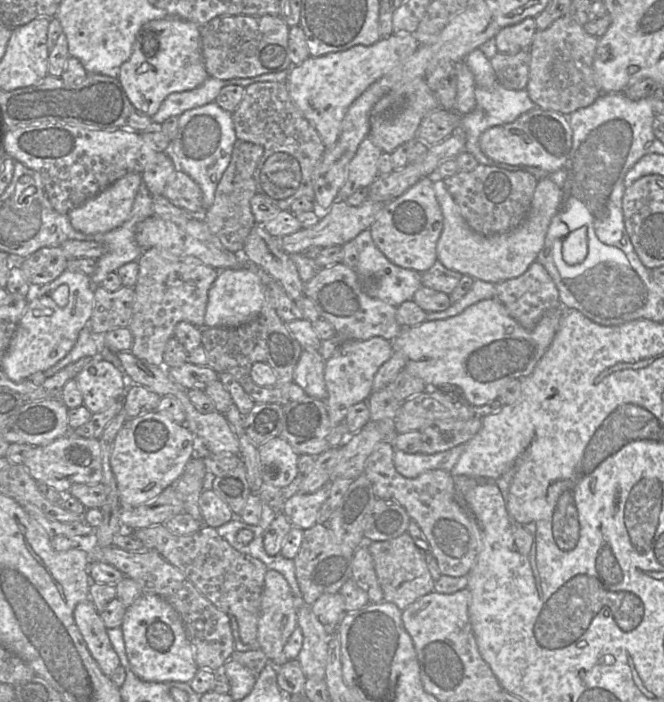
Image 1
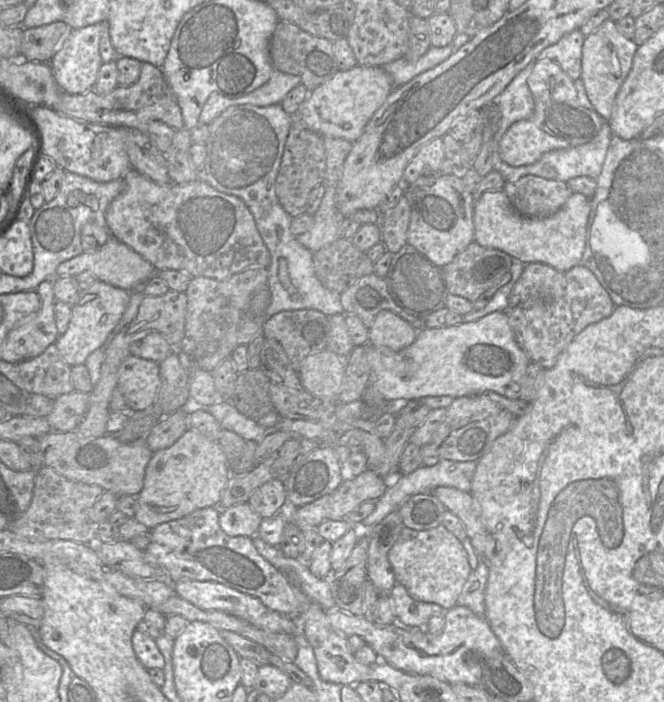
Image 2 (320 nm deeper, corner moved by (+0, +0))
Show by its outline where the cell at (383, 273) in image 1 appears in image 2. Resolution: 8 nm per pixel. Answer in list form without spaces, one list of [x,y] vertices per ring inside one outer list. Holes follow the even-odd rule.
[[[408,244],[391,254],[384,280],[393,301],[409,315],[424,320],[430,314],[446,307],[446,298],[450,293],[445,285],[442,267],[435,265],[423,253]]]

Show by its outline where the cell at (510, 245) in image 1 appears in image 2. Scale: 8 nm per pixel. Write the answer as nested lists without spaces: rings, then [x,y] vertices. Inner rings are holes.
[[[502,191],[476,196],[473,206],[474,242],[503,251],[524,264],[542,263],[558,271],[568,271],[581,262],[587,244],[591,199],[573,193],[554,214],[532,218],[519,214]]]

